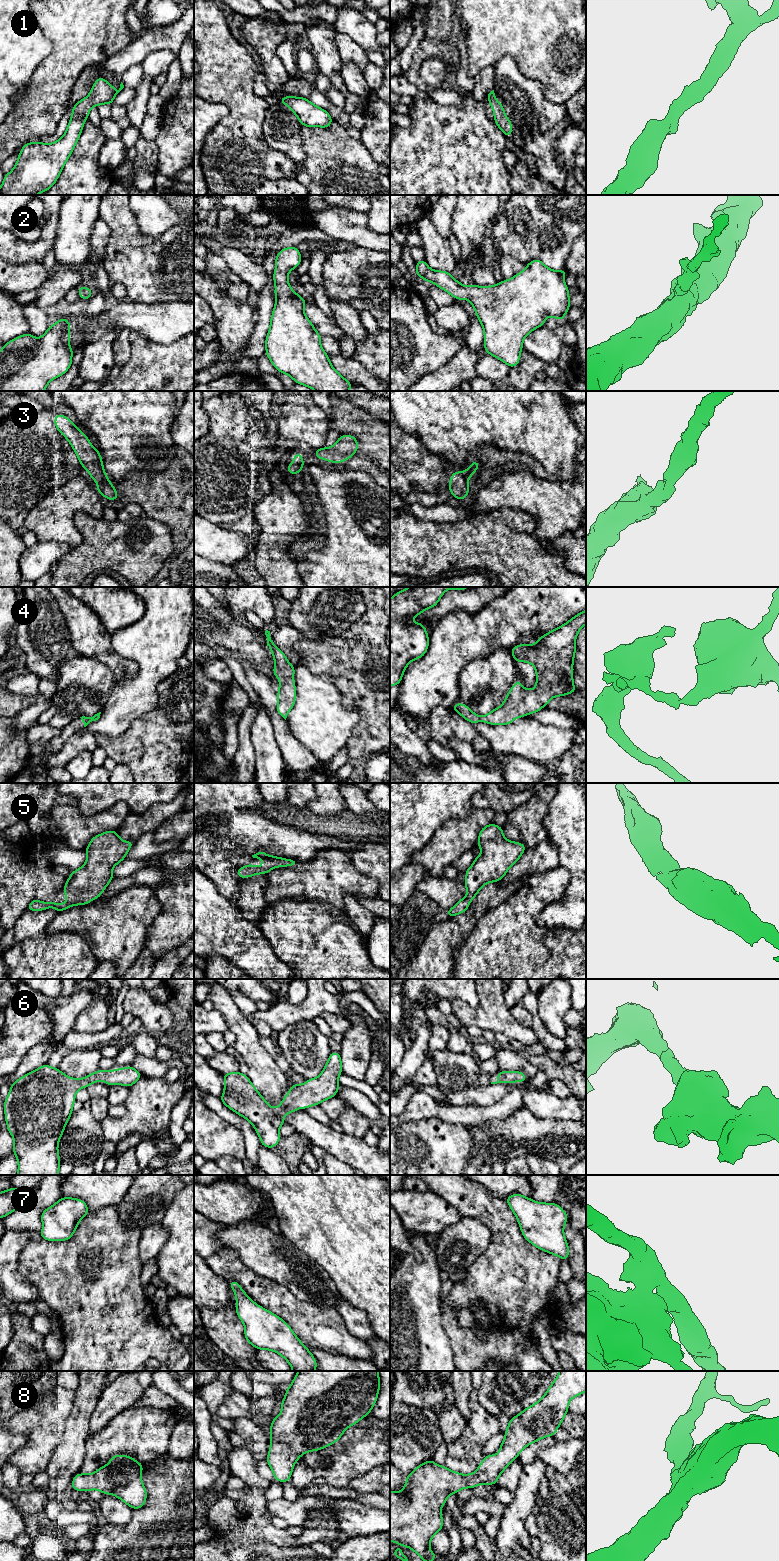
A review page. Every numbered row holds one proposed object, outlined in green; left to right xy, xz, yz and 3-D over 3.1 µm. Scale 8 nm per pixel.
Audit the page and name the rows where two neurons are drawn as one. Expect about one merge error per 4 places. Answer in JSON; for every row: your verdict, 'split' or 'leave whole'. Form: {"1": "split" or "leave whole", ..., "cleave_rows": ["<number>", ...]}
{"1": "leave whole", "2": "leave whole", "3": "leave whole", "4": "leave whole", "5": "leave whole", "6": "leave whole", "7": "leave whole", "8": "leave whole", "cleave_rows": []}

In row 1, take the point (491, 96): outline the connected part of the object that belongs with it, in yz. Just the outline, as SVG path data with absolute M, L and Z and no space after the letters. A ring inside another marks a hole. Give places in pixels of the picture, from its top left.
M494 90L488 94L487 101L492 107L495 124L499 127L499 129L506 137L512 136L513 125L504 113L503 105L497 101Z

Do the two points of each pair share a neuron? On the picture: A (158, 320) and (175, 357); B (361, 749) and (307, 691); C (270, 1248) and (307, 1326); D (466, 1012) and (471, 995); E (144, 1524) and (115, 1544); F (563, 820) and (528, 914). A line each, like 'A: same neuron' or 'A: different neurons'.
A: different neurons
B: different neurons
C: different neurons
D: different neurons
E: same neuron
F: different neurons

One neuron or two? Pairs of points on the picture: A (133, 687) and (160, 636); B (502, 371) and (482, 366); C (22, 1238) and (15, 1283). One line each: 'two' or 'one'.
A: one
B: one
C: one

